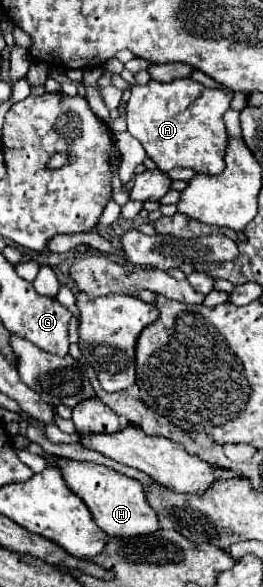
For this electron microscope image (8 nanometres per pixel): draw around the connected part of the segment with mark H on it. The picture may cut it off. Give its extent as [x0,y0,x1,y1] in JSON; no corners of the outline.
[56,458,160,538]

